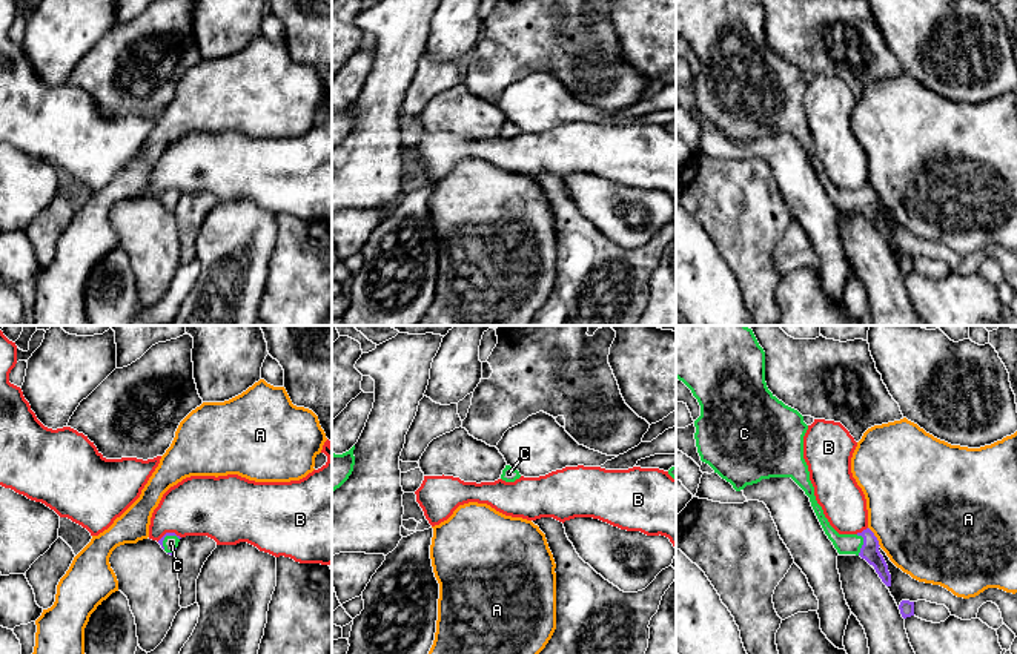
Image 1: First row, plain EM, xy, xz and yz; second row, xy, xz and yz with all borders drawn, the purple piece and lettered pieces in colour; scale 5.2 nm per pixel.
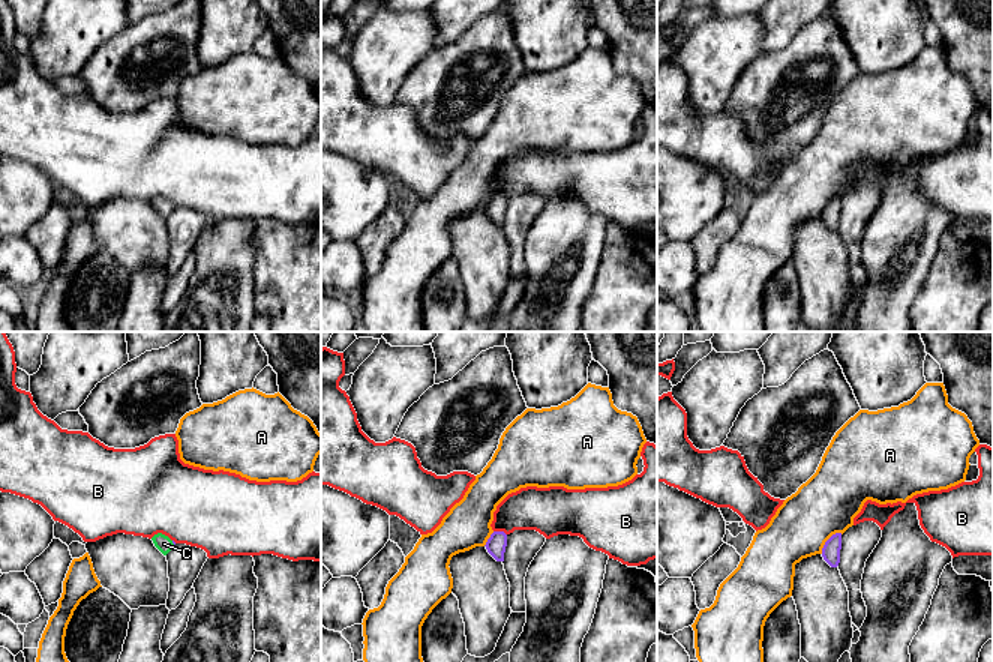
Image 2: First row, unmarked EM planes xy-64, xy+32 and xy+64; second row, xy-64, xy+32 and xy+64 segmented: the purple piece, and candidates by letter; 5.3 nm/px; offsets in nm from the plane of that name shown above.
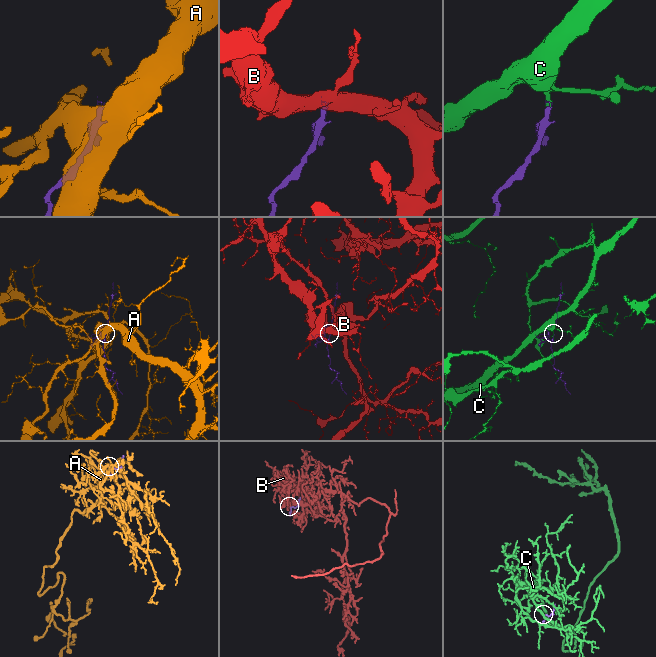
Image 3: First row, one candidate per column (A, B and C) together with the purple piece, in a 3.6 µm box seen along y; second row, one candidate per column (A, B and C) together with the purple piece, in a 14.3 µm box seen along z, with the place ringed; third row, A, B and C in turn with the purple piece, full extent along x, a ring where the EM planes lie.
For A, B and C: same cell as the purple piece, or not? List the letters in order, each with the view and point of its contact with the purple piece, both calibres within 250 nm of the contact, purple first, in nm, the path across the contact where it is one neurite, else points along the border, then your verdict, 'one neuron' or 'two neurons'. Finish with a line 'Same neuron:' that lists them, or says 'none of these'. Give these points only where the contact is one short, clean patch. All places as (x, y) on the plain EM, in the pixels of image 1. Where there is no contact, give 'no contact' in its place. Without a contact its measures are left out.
A: yz (874, 192) | 100/500 nm | two neurons
B: yz (862, 188) | 100/240 nm | along yz (867, 183), (856, 189) | two neurons
C: yz (862, 201) | 100/110 nm | across yz (870, 208), (862, 201), (845, 200) | one neuron
Same neuron: C

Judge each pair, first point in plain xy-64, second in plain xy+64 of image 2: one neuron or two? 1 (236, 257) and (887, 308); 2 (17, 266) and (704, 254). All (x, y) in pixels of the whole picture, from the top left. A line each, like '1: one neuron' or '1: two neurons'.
1: one neuron
2: two neurons

